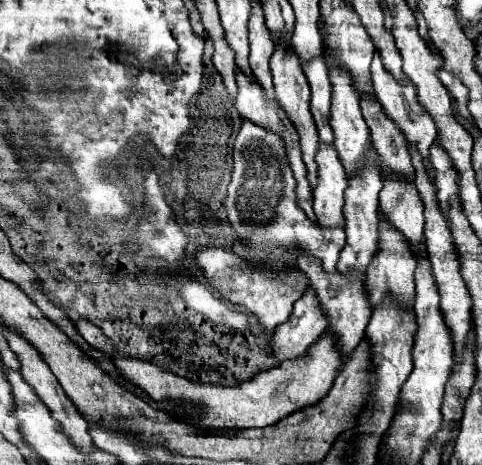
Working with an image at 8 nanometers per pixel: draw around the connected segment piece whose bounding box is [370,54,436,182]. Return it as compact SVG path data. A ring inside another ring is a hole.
M376 54L372 60L372 84L374 84L374 92L376 92L376 100L382 106L382 112L402 130L404 138L406 138L406 148L408 152L416 150L422 158L422 164L430 176L430 180L436 180L436 170L430 164L430 146L434 144L436 138L436 128L432 124L432 120L428 120L428 116L424 116L424 112L420 112L420 104L416 104L416 90L406 82L404 88L400 88L400 84L396 84L396 80L392 80L392 76L388 76L388 72L384 72L382 60Z

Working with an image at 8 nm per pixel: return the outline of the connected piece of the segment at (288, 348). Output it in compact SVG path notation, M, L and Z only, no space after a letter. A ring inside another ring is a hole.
M308 290L296 304L290 318L278 326L278 332L270 338L270 354L276 360L302 358L310 344L326 330L326 318L318 308L316 296Z

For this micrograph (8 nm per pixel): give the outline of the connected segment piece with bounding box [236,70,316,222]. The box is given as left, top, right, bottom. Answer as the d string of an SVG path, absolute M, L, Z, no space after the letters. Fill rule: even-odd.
M236 70L238 76L238 96L236 96L236 110L238 114L244 118L244 120L250 120L252 124L268 130L268 132L274 132L282 138L284 146L286 146L286 156L288 156L288 164L292 168L292 174L296 178L296 202L298 206L302 208L302 212L314 222L316 216L312 212L312 194L310 194L310 188L308 188L308 180L306 180L306 172L304 172L304 162L300 160L300 144L296 144L296 130L292 128L292 124L288 124L288 120L284 120L284 114L280 112L280 108L276 108L276 102L268 102L264 100L264 94L260 92L260 86L256 82L250 82L240 70Z

